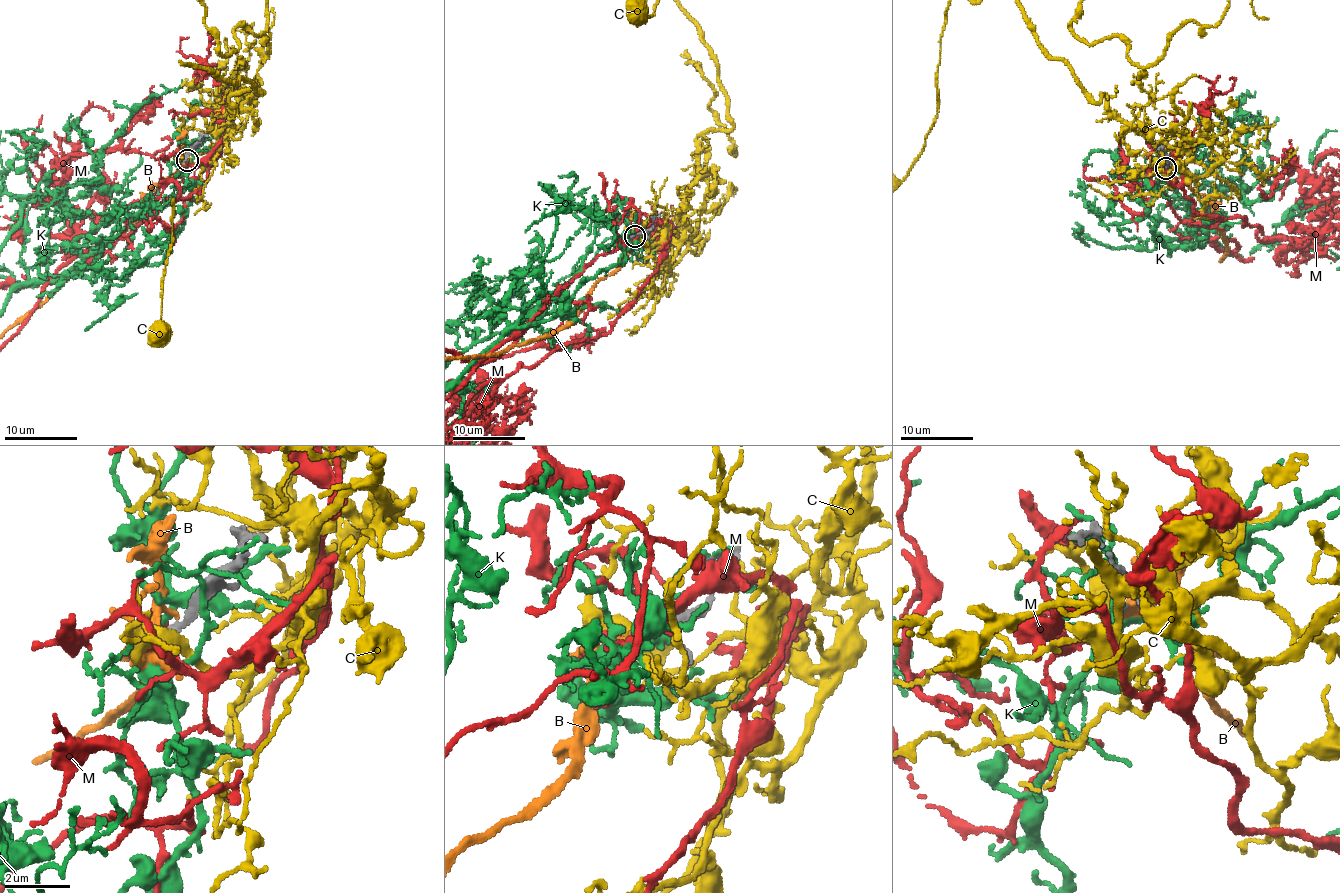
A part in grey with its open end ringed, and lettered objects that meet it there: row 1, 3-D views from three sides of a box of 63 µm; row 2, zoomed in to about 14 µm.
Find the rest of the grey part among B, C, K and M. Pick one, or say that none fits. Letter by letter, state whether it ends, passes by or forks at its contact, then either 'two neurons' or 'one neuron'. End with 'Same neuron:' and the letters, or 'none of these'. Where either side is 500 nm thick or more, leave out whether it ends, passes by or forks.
B: it forks there; two neurons
C: it passes by; two neurons
K: it forks there; two neurons
M: it passes by; one neuron
Same neuron: M

